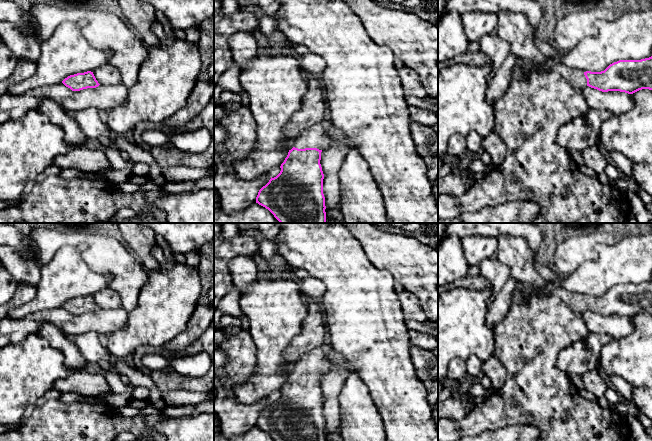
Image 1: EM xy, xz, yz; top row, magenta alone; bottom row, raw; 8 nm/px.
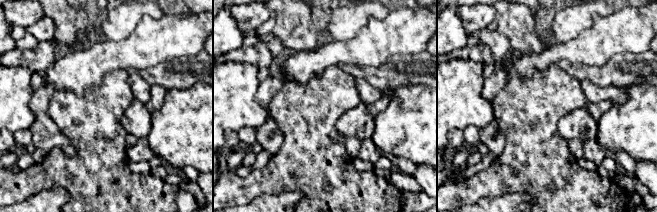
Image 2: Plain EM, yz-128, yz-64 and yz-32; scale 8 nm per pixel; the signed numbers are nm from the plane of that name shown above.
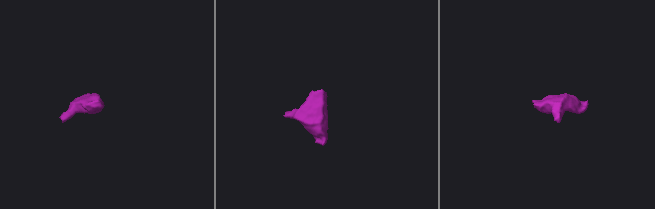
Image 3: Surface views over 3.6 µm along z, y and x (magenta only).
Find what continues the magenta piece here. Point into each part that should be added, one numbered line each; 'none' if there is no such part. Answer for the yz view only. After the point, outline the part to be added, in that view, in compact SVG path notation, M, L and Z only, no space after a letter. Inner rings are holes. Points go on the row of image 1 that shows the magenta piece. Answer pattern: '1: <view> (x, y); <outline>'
1: yz (577, 78); M560 64L553 68L551 71L557 71L563 78L568 80L575 88L581 91L587 87L587 79L582 70L574 70L566 65Z

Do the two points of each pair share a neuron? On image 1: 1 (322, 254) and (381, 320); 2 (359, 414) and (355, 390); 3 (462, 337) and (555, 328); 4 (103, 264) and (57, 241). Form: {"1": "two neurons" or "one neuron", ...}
{"1": "one neuron", "2": "one neuron", "3": "two neurons", "4": "one neuron"}

